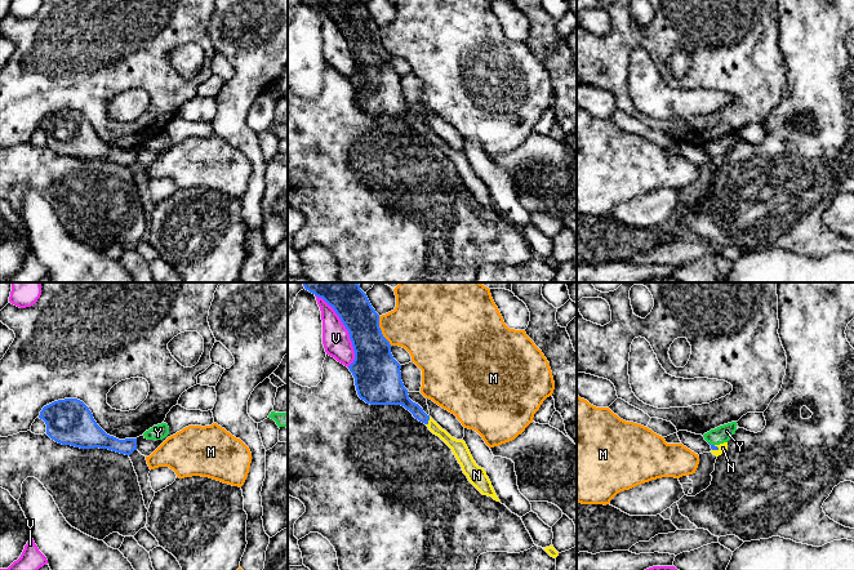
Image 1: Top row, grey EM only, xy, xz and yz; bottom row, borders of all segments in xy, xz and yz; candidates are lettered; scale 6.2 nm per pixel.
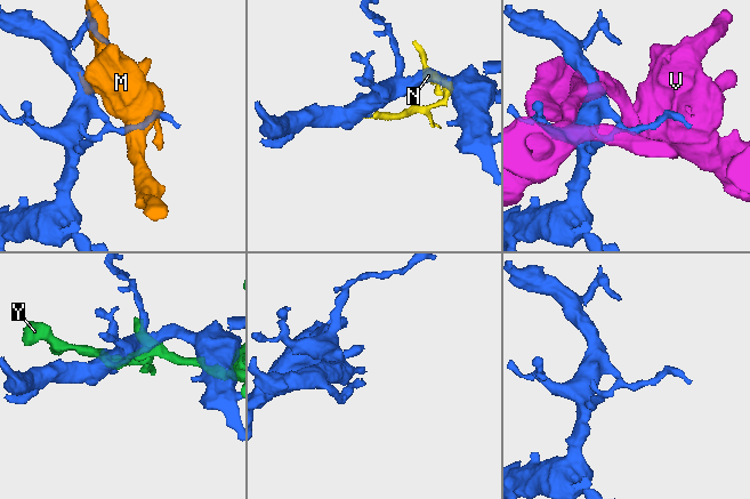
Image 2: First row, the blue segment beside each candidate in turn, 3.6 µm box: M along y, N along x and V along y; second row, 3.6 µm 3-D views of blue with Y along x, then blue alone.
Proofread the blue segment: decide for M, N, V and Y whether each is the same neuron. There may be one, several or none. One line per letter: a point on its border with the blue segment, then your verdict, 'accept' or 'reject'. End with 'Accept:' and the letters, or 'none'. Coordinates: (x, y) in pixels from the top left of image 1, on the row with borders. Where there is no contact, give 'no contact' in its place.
M: xz (381, 332) | reject
N: xz (428, 419) | accept
V: xz (346, 328) | reject
Y: yz (710, 444) | reject
Accept: N

